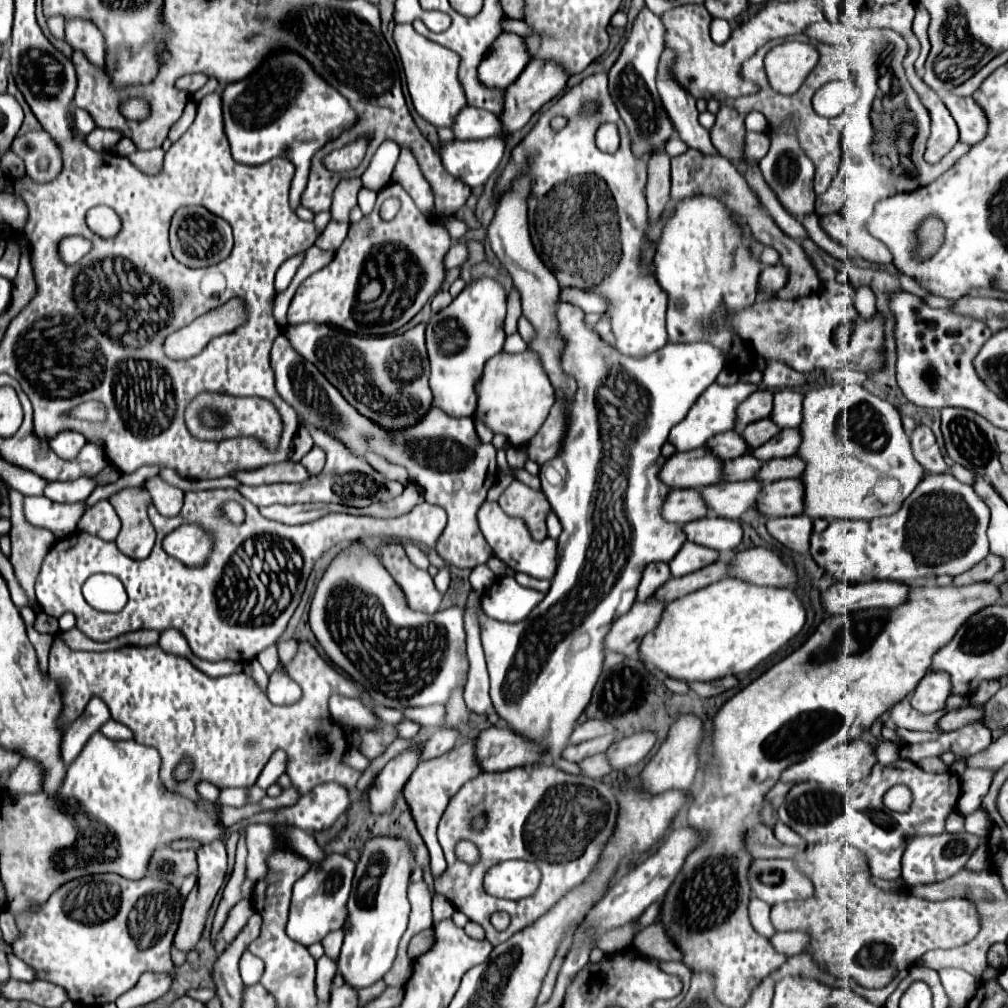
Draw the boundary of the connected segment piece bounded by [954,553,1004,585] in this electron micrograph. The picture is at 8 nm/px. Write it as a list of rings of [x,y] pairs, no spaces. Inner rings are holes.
[[[990,553],[986,559],[982,559],[980,563],[976,563],[966,573],[956,575],[954,577],[954,585],[970,585],[970,583],[980,583],[980,581],[990,581],[1002,567],[1004,567],[1002,557]]]

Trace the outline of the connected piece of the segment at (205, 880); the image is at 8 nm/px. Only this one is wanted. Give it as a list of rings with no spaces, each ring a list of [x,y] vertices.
[[[214,841],[214,843],[202,845],[198,849],[198,883],[196,883],[196,887],[190,891],[190,895],[184,901],[180,927],[178,927],[176,937],[174,937],[174,945],[180,951],[188,953],[198,943],[198,939],[202,935],[202,929],[204,929],[204,923],[206,923],[206,917],[208,917],[208,911],[210,911],[210,905],[212,905],[218,889],[222,887],[224,879],[226,879],[226,845],[222,841]]]

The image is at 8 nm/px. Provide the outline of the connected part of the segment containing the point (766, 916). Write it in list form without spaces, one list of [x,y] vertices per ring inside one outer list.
[[[756,897],[750,899],[750,905],[752,905],[752,925],[754,925],[754,929],[758,929],[760,933],[776,933],[772,923],[770,923],[770,905],[762,903]]]

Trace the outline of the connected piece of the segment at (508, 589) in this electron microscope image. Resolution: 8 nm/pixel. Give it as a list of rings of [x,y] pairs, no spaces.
[[[500,577],[484,593],[482,607],[486,615],[496,621],[518,623],[526,619],[542,599],[544,593],[518,585],[514,577]]]

